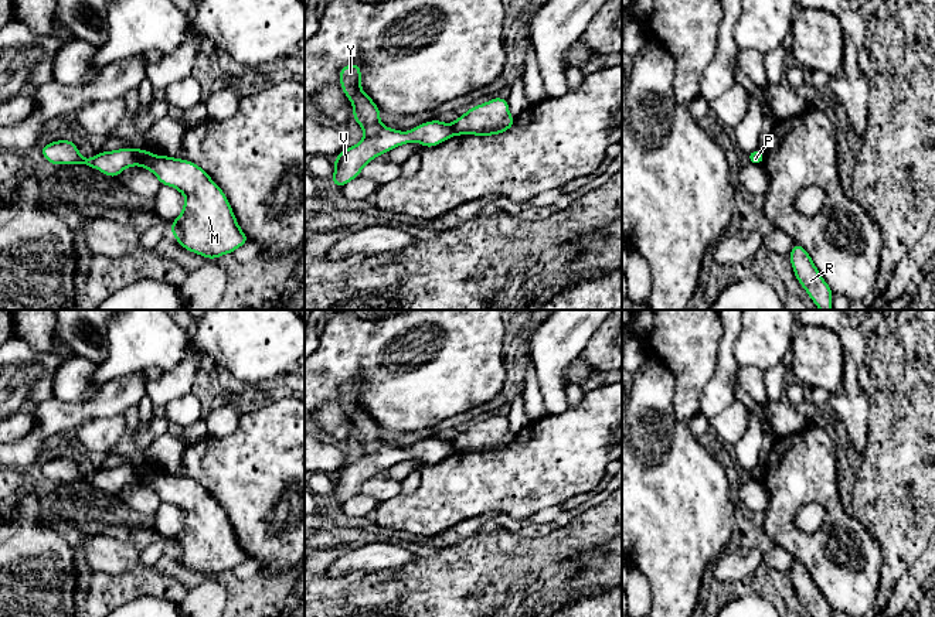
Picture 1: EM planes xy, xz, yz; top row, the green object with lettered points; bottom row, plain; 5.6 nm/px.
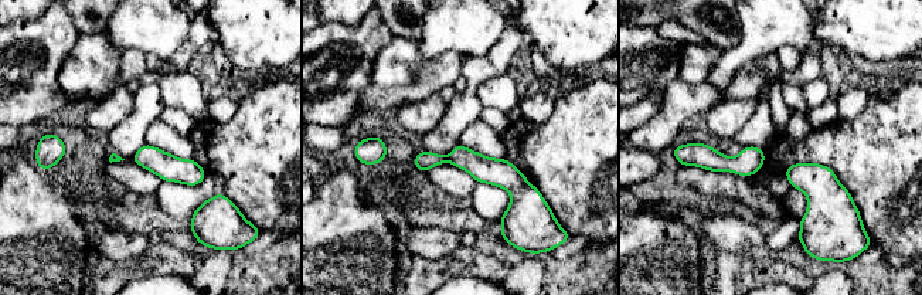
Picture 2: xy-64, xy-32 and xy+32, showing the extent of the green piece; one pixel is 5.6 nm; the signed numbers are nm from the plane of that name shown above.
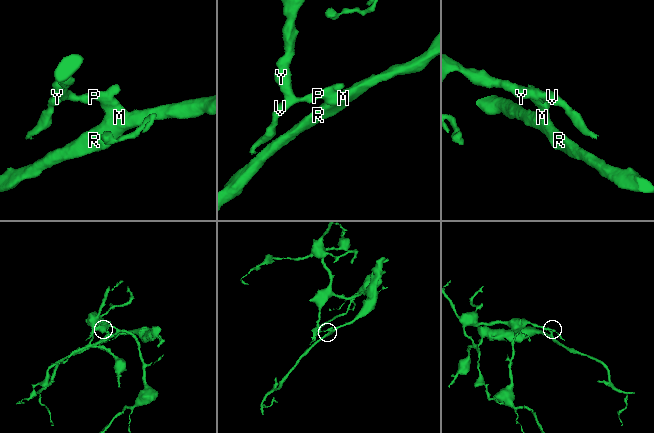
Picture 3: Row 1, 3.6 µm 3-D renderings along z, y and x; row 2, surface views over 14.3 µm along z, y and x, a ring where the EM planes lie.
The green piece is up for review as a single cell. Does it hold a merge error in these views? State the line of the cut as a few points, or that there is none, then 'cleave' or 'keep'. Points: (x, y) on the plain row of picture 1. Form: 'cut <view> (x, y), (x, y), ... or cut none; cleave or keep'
cut xy (133, 467), (136, 480); cleave

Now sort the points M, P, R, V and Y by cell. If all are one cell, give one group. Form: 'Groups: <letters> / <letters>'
Groups: M P R / V Y

